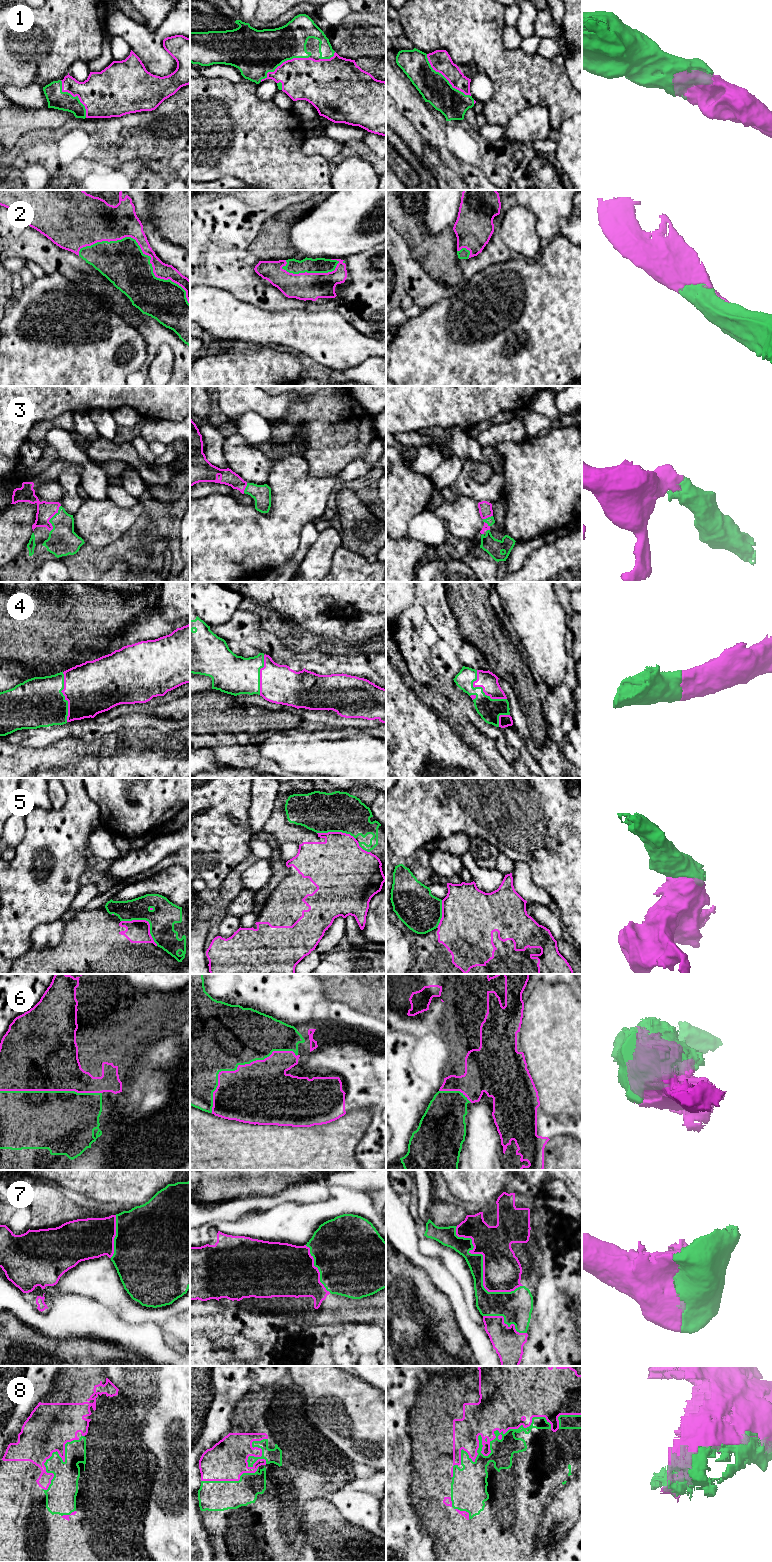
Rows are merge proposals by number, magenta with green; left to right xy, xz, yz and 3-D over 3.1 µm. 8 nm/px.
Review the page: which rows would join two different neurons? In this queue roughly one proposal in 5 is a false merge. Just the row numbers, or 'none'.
5

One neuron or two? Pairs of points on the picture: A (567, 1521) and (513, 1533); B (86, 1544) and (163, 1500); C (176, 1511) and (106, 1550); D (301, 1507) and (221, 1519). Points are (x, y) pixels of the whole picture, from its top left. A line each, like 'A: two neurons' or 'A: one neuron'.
A: two neurons
B: two neurons
C: two neurons
D: one neuron

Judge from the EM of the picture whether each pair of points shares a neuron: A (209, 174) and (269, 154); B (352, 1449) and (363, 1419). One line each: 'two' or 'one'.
A: one
B: one

